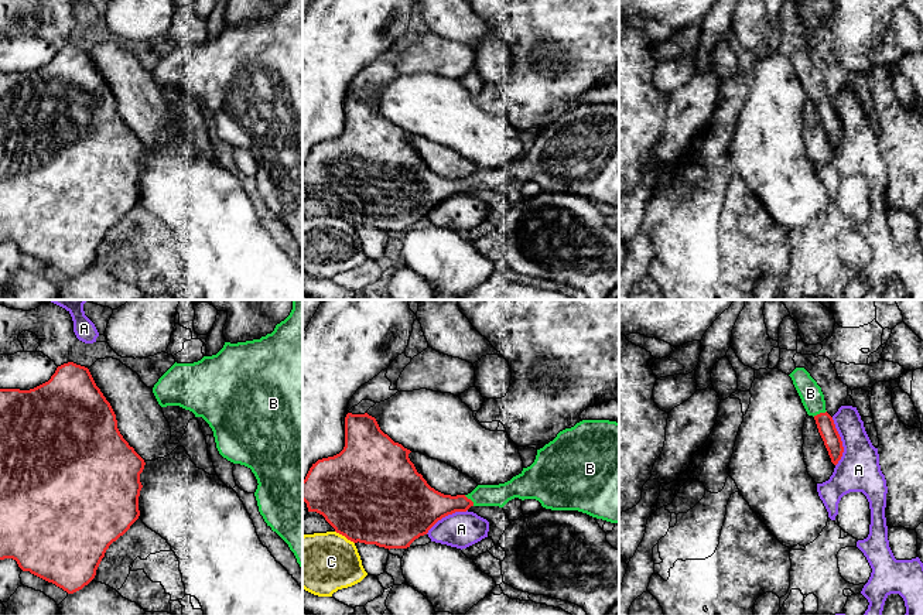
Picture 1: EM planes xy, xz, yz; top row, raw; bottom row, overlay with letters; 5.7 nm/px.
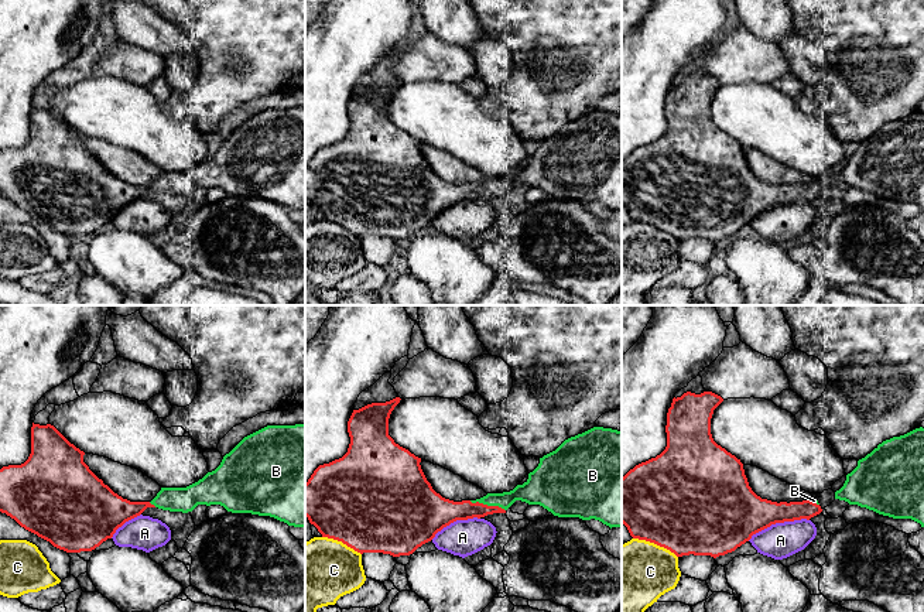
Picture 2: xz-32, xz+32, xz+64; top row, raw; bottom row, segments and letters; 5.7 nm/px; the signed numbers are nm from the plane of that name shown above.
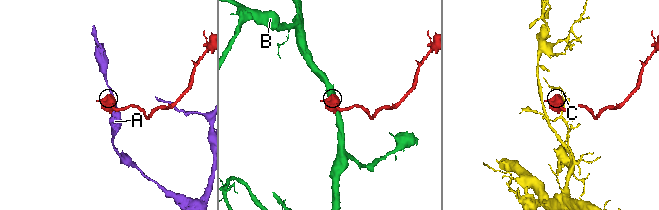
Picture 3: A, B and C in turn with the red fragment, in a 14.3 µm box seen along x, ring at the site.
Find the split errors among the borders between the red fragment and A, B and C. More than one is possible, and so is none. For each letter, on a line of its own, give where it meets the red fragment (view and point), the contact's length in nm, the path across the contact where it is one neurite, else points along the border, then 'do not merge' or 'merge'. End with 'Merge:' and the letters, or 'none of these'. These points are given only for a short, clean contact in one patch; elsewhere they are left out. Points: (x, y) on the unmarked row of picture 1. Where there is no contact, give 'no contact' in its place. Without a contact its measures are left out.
A: yz (841, 125) | 280 nm | do not merge
B: yz (820, 96) | 90 nm | across yz (824, 105), (820, 96), (810, 77) | merge
C: xz (345, 219) | 130 nm | do not merge
Merge: B

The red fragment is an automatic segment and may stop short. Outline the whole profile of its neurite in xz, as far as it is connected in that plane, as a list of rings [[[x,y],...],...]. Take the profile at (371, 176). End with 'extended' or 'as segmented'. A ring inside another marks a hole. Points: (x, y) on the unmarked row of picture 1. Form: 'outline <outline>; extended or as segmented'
outline [[[348,96],[345,100],[345,130],[328,141],[318,143],[302,164],[302,184],[308,195],[317,195],[335,212],[353,226],[376,228],[384,232],[407,232],[428,216],[442,201],[455,195],[466,195],[471,189],[499,189],[519,181],[536,182],[543,191],[551,194],[578,194],[592,201],[619,206],[619,106],[609,103],[582,103],[565,112],[557,120],[537,133],[534,146],[510,164],[499,168],[478,168],[468,178],[444,178],[431,171],[410,144],[411,134],[394,126],[384,117],[376,102],[365,98]]]; extended

